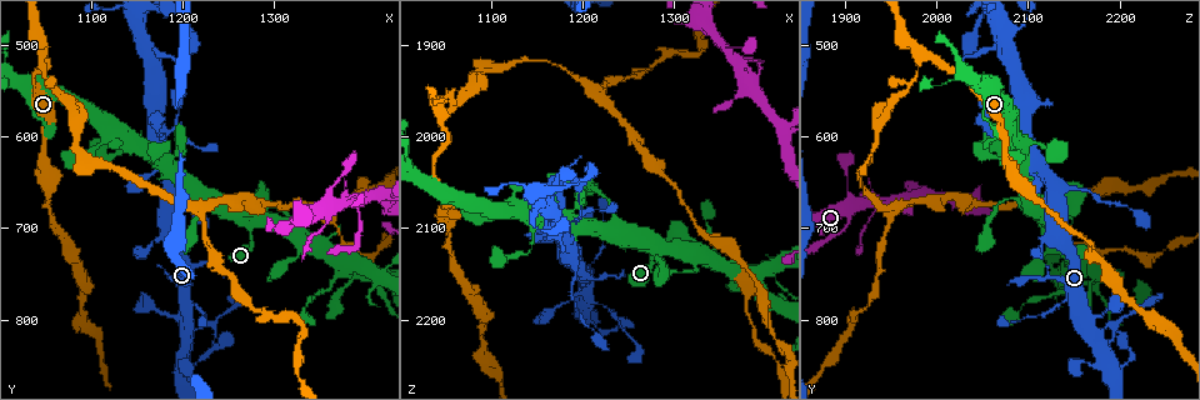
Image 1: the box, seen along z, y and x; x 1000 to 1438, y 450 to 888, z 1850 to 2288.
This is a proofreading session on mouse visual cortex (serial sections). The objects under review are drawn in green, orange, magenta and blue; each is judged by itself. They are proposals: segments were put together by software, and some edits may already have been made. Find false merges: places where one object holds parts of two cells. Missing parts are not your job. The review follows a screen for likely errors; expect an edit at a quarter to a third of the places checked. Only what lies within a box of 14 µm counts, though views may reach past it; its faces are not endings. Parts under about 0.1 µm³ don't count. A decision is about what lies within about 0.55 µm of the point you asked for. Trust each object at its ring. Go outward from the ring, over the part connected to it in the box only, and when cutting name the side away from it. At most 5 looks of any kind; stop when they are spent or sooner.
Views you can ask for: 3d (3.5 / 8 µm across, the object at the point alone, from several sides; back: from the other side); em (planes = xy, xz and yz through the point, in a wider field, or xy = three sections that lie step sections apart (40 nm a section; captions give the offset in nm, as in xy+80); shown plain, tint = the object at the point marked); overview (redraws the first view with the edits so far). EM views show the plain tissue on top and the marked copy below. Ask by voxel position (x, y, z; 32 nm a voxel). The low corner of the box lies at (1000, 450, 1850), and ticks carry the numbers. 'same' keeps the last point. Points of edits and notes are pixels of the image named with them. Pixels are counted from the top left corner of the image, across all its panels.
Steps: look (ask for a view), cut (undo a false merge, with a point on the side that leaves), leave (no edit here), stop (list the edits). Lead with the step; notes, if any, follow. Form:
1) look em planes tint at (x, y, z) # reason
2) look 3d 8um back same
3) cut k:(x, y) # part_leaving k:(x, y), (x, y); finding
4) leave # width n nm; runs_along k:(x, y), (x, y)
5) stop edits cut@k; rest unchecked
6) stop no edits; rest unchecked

look 3d 3.5um back at (1050, 535, 1975) # a narrow waist

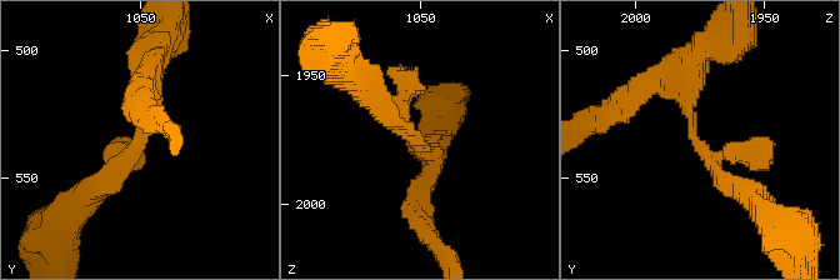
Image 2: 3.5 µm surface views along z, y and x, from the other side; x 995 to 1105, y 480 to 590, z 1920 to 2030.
look em xy step 3 tint at (1051, 535, 1975) # now the EM

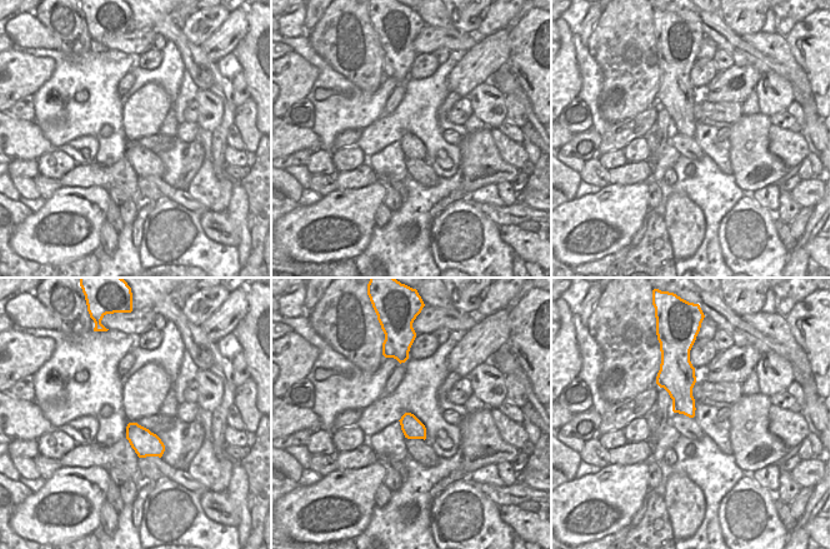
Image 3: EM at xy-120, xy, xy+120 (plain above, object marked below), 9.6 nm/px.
leave # width 200 nm; runs_along 2:(675, 70), (691, 135), (743, 189); all the same cell

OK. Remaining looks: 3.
look 3d 3.5um at (1290, 670, 2040) # calibre changes

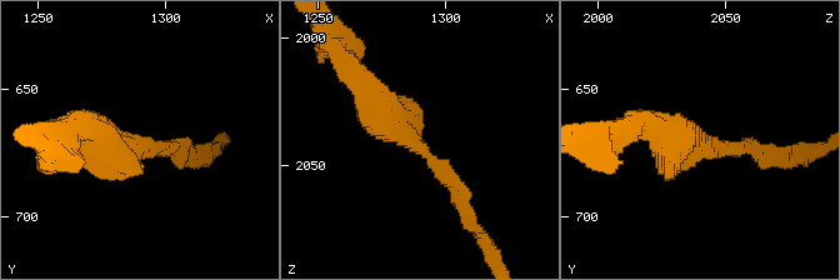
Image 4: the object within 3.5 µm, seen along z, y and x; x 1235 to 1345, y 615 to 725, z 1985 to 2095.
look em xy step 3 tint at (1288, 673, 2042) # arm_widths 200, 400 nm

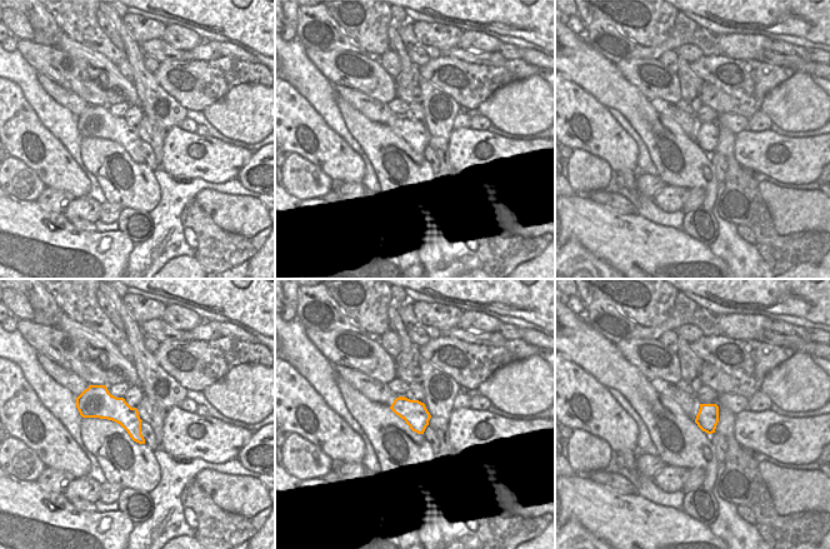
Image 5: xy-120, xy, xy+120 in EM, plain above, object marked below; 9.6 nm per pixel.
leave # all the same cell

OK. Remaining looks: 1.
stop no edits; rest unchecked

